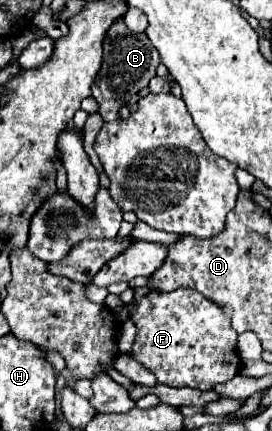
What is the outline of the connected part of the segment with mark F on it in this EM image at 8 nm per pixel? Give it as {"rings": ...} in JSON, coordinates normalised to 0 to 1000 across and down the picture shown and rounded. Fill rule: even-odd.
{"rings":[[[713,671],[529,684],[485,745],[507,759],[485,828],[544,852],[581,889],[765,907],[794,889],[846,884],[882,856],[868,768],[838,754],[816,717]]]}

